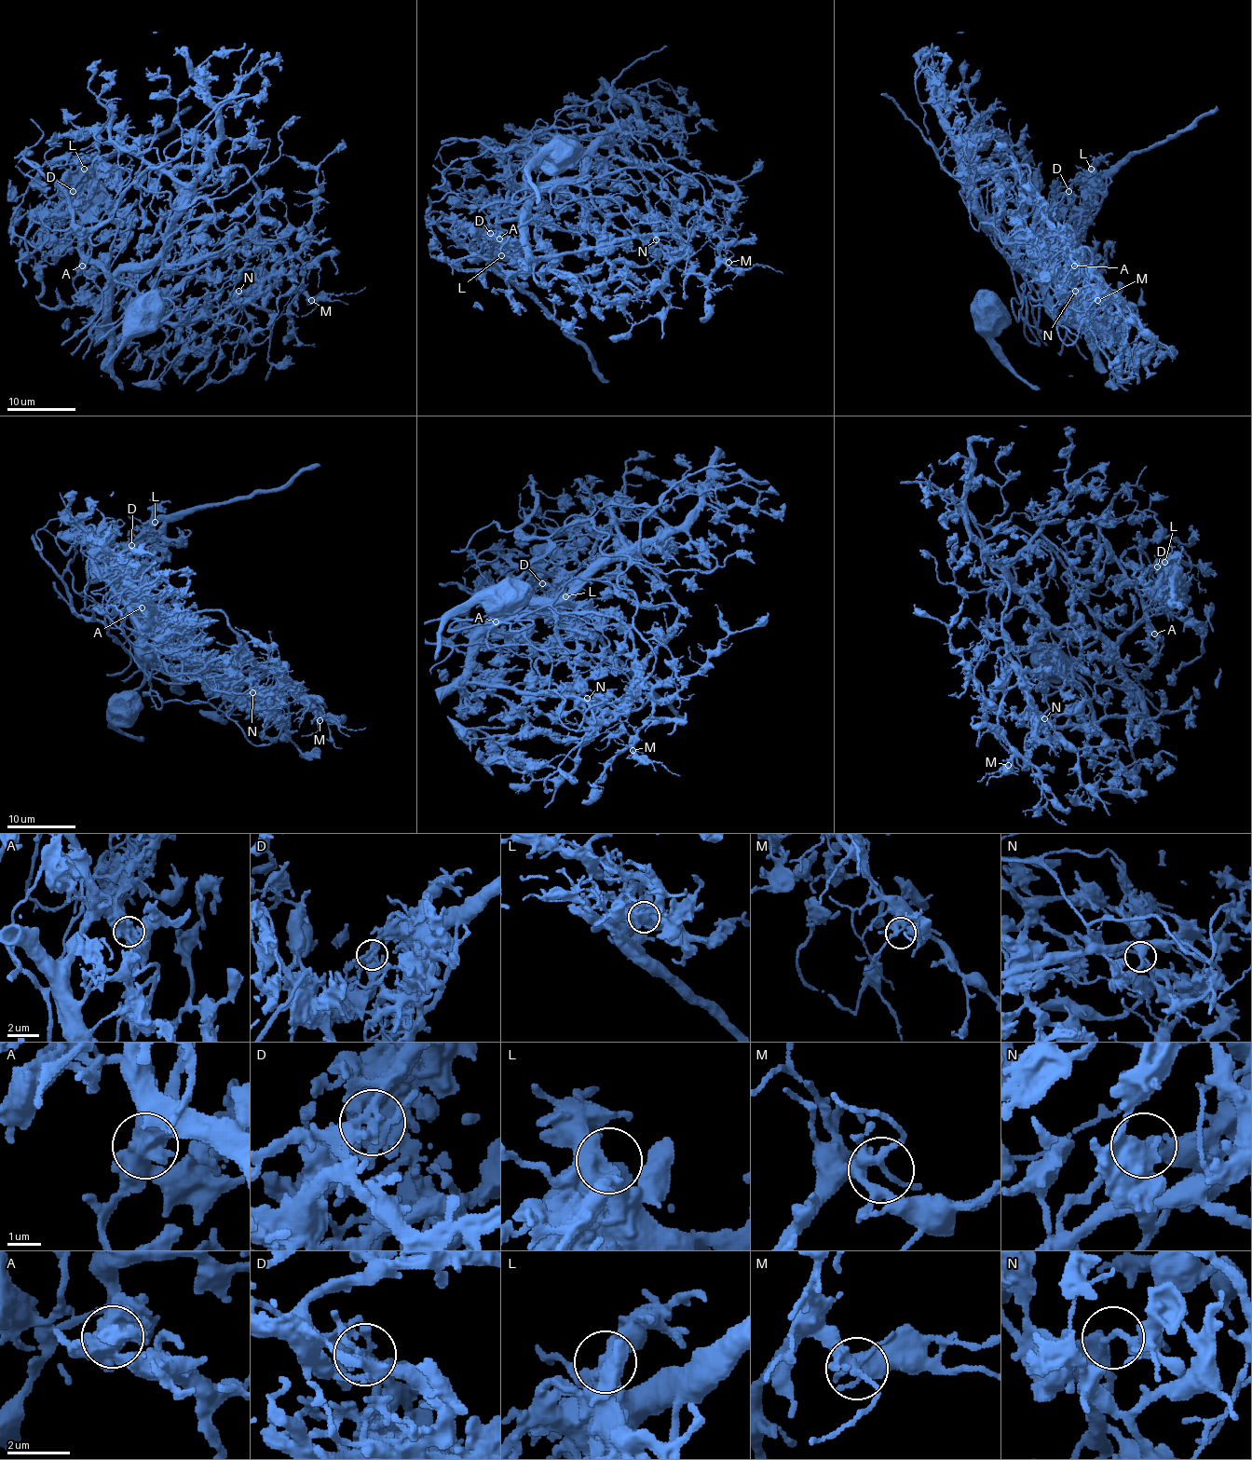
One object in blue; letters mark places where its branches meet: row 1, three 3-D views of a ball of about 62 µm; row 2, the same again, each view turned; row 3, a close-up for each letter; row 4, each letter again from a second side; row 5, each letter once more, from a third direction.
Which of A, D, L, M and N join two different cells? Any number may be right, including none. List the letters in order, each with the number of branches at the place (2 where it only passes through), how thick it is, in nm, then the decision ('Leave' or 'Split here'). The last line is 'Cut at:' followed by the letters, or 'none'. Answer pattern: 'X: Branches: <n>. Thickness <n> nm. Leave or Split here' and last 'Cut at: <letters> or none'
A: Branches: 4. Thickness 650 nm. Split here
D: Branches: 4. Thickness 320 nm. Split here
L: Branches: 2. Thickness 500 nm. Leave
M: Branches: 4. Thickness 240 nm. Leave
N: Branches: 2. Thickness 190 nm. Split here
Cut at: A, D, N

